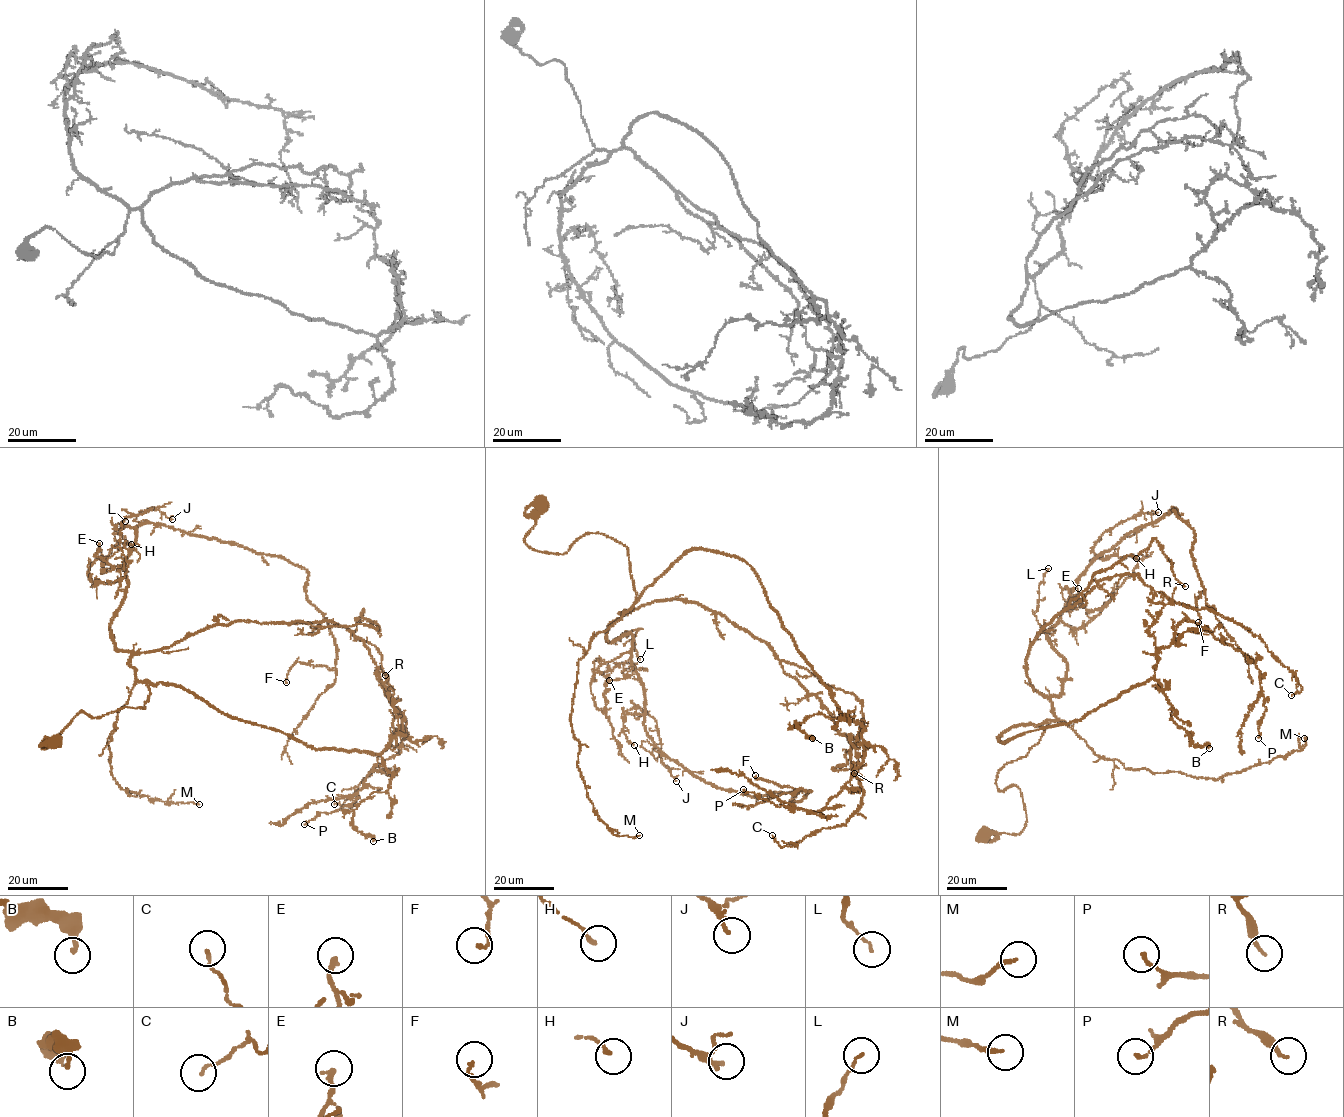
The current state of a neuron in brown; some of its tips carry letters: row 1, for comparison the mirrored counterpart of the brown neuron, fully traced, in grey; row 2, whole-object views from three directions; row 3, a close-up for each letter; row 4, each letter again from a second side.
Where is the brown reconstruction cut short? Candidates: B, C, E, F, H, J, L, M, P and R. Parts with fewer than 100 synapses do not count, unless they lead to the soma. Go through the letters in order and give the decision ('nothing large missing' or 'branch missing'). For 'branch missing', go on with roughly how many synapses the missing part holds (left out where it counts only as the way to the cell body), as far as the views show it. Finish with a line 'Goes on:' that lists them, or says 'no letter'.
B: nothing large missing
C: nothing large missing
E: nothing large missing
F: nothing large missing
H: nothing large missing
J: nothing large missing
L: nothing large missing
M: nothing large missing
P: nothing large missing
R: nothing large missing
Goes on: no letter

